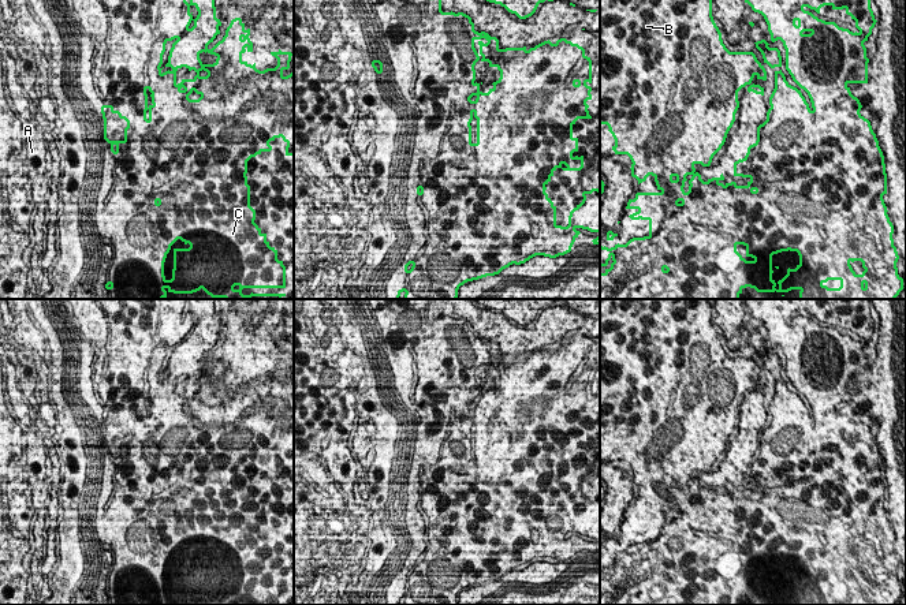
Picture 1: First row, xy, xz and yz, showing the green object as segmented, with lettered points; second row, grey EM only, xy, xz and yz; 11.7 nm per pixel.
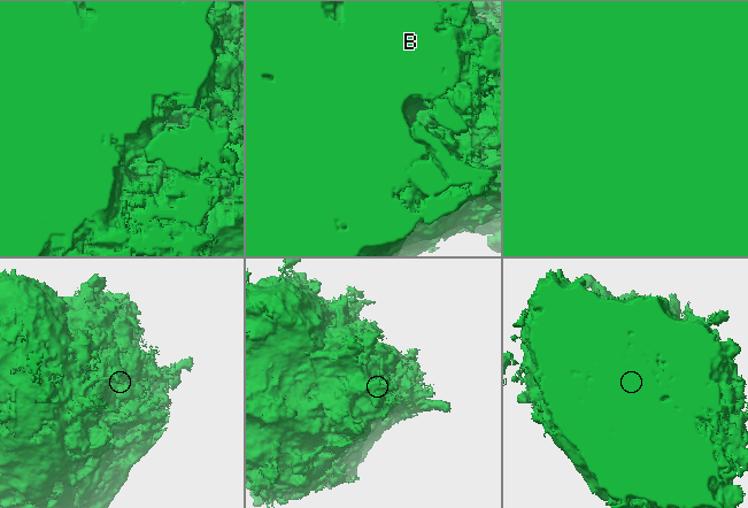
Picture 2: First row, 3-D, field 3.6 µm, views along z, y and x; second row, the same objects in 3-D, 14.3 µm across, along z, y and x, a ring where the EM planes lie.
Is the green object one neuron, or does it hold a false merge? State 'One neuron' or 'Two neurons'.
Two neurons

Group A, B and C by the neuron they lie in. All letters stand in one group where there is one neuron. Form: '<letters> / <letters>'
A / B C

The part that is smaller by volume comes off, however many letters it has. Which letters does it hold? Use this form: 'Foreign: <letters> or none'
Foreign: B, C

